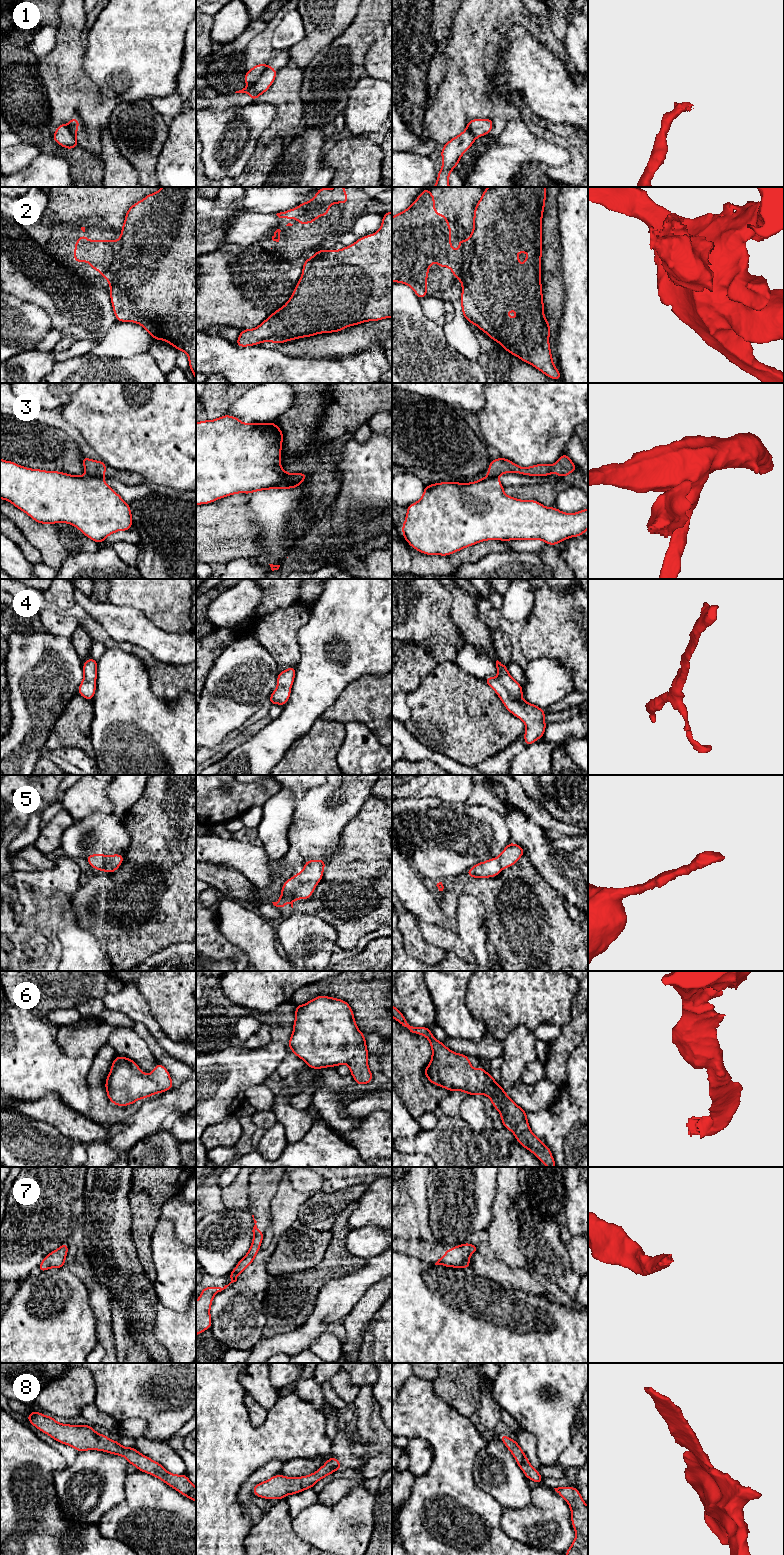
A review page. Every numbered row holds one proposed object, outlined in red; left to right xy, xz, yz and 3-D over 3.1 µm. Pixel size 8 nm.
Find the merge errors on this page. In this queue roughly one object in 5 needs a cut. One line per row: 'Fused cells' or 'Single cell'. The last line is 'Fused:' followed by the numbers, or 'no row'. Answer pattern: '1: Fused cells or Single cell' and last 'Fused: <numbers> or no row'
1: Fused cells
2: Fused cells
3: Fused cells
4: Single cell
5: Single cell
6: Single cell
7: Single cell
8: Single cell
Fused: 1, 2, 3

